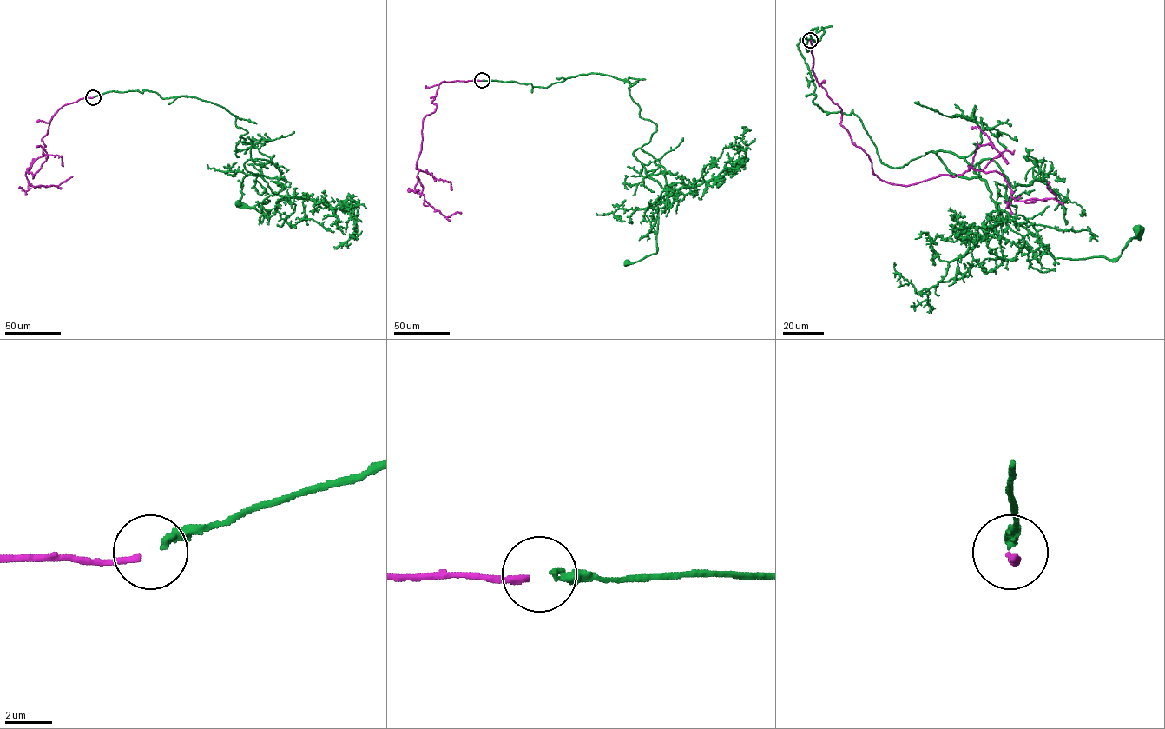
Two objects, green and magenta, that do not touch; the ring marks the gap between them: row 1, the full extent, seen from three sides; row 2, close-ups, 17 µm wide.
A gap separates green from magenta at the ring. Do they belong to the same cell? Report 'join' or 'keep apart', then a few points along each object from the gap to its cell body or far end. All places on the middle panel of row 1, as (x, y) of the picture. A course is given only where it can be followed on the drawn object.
join; green runs (483, 80), (636, 82), (639, 116), (656, 125), (634, 155), (664, 190), (651, 205), (657, 252), (626, 263); magenta runs (482, 80), (443, 82), (431, 97), (436, 109), (423, 120), (414, 188), (445, 216), (461, 213)

